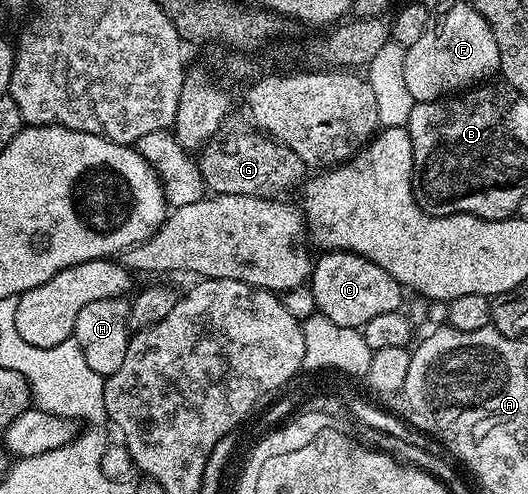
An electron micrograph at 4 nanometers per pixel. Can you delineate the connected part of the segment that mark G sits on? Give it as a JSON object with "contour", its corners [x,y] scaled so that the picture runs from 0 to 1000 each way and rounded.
{"contour":[[[489,263],[453,265],[447,273],[405,277],[379,304],[373,318],[386,377],[411,395],[487,397],[511,401],[527,397],[581,354],[581,336],[544,296],[536,296]]]}

